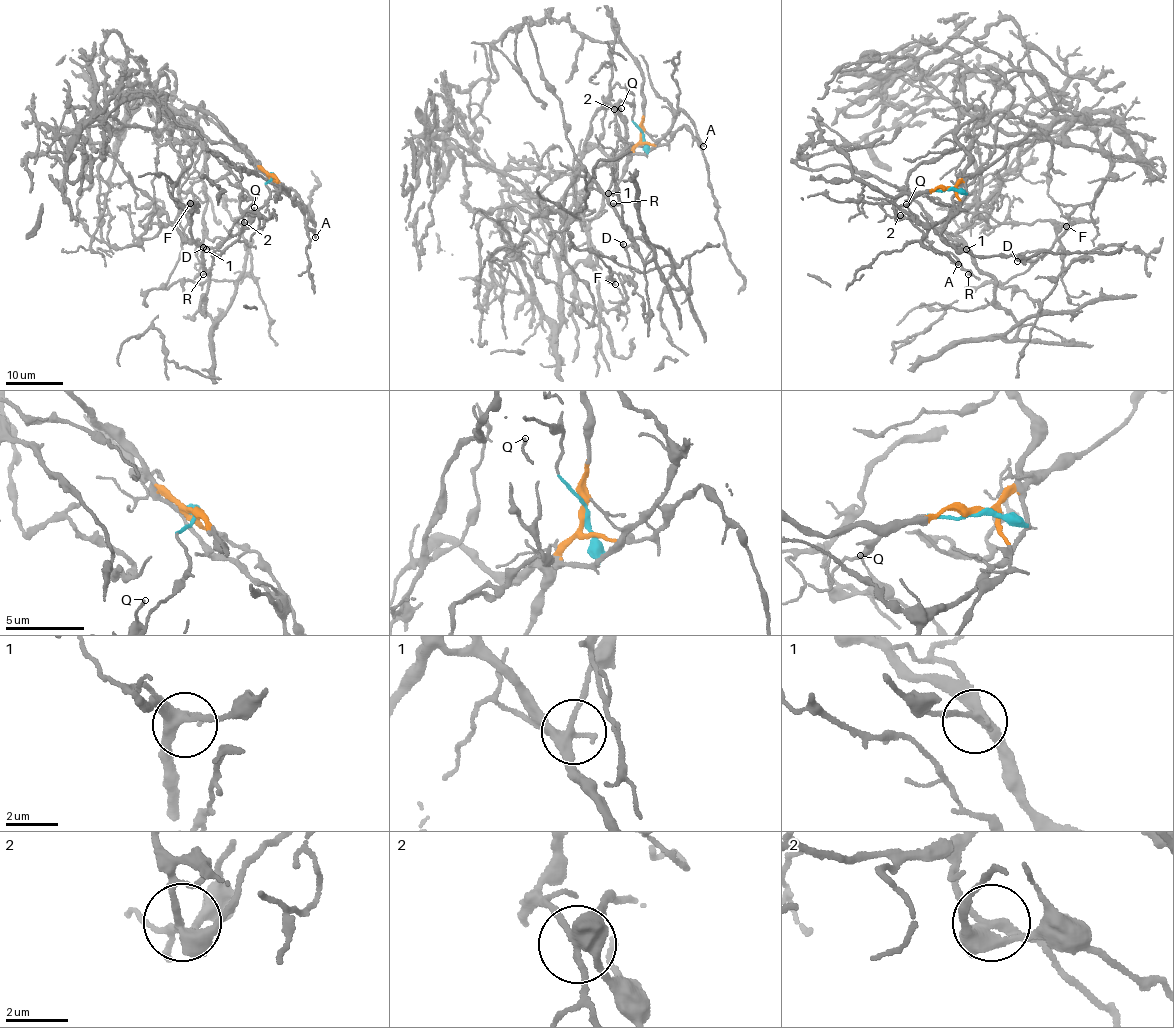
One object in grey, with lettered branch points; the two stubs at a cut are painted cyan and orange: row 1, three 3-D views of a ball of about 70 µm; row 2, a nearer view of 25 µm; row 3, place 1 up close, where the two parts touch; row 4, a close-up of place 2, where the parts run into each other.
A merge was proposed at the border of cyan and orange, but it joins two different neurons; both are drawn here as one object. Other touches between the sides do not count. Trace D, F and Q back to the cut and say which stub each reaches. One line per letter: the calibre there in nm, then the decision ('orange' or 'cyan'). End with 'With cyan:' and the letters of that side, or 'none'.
D: 100 nm | orange
F: 240 nm | cyan
Q: 100 nm | cyan
With cyan: F, Q

